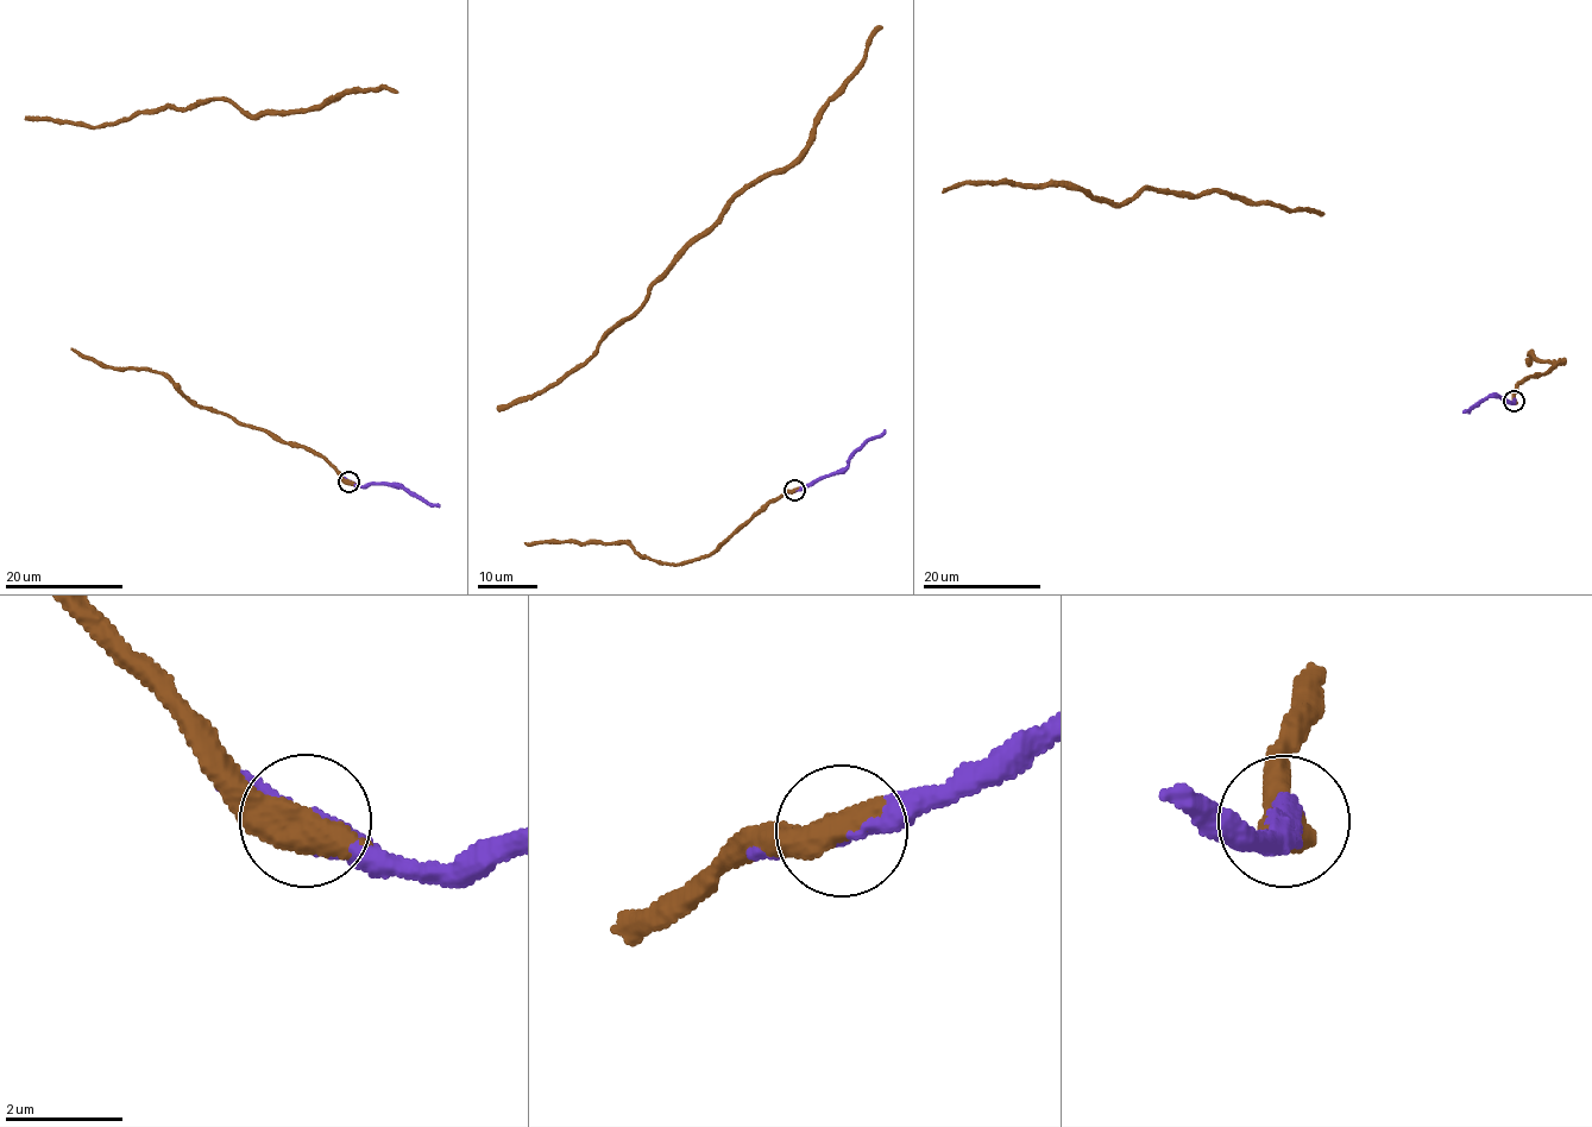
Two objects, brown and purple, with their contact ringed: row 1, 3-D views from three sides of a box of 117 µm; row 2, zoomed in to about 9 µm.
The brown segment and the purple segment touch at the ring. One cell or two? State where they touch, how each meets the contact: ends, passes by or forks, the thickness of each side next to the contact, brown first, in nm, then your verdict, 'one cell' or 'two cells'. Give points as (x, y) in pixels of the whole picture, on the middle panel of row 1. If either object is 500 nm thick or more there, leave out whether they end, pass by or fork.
(794, 490) | 500/280 nm | one cell

